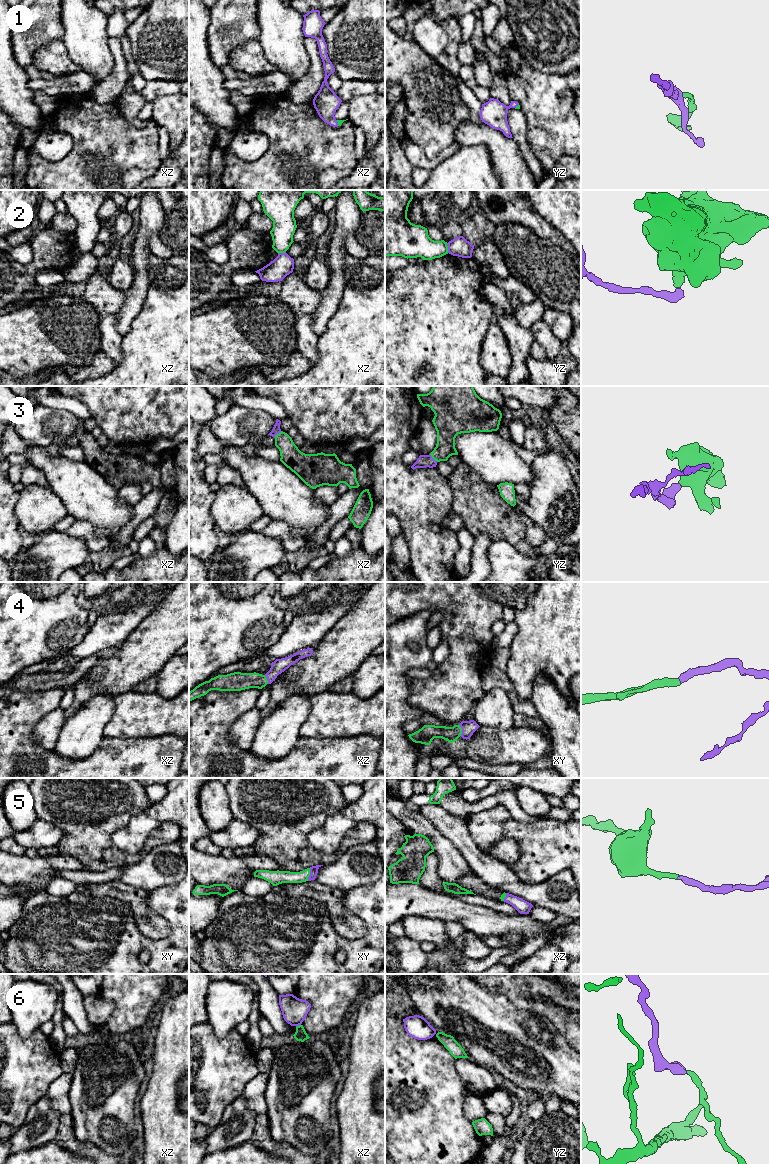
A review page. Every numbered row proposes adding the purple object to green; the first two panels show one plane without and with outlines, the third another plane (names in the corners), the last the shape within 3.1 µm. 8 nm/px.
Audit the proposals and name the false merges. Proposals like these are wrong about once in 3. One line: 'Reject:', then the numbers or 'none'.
Reject: 2, 6

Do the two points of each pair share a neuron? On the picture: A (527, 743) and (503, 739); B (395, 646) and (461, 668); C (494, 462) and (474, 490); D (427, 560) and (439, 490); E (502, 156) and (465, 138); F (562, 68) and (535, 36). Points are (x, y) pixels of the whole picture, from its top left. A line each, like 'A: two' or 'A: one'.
A: one
B: two
C: two
D: one
E: one
F: one

